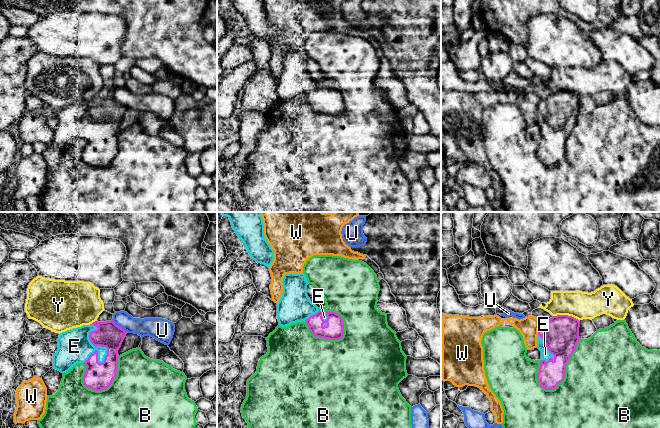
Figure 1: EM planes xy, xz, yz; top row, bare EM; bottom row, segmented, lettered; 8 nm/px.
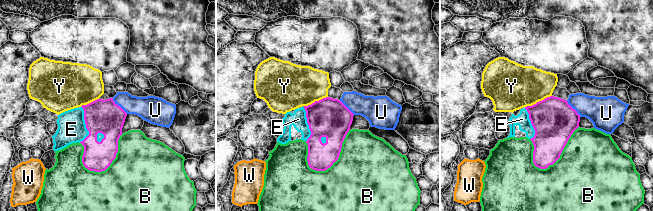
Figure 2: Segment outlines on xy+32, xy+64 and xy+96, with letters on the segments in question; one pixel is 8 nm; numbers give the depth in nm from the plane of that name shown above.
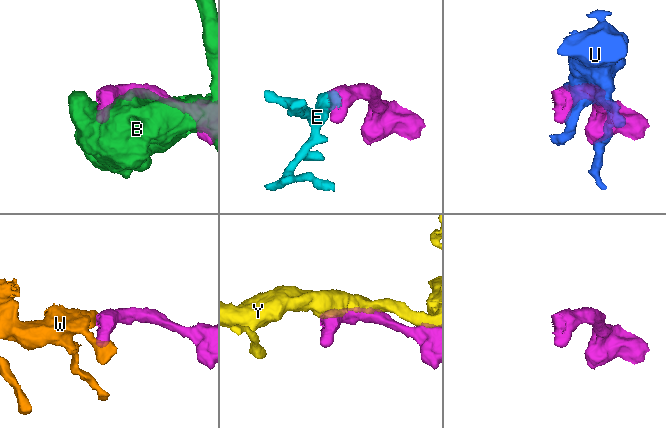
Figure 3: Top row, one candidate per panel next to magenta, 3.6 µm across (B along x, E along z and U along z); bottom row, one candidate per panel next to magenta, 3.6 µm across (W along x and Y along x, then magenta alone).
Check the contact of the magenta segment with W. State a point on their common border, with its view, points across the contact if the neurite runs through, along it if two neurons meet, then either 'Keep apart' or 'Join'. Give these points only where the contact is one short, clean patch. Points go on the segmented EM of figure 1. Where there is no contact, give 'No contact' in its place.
Touches magenta at yz (538, 329). Boundary: yz (541, 324), (537, 334). Keep apart

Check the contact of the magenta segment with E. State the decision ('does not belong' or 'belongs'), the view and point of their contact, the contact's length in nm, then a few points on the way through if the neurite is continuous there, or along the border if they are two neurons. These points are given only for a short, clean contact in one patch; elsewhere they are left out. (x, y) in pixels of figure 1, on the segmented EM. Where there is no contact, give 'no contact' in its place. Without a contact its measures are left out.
belongs | xy (94, 345) | 340 nm

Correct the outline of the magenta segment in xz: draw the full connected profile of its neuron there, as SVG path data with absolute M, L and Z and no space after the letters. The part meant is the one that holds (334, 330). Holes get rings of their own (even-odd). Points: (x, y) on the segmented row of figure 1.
M304 273L285 274L283 293L277 303L277 319L282 327L304 321L310 332L320 338L339 340L344 334L342 317L335 312L319 311L307 295L308 281Z

